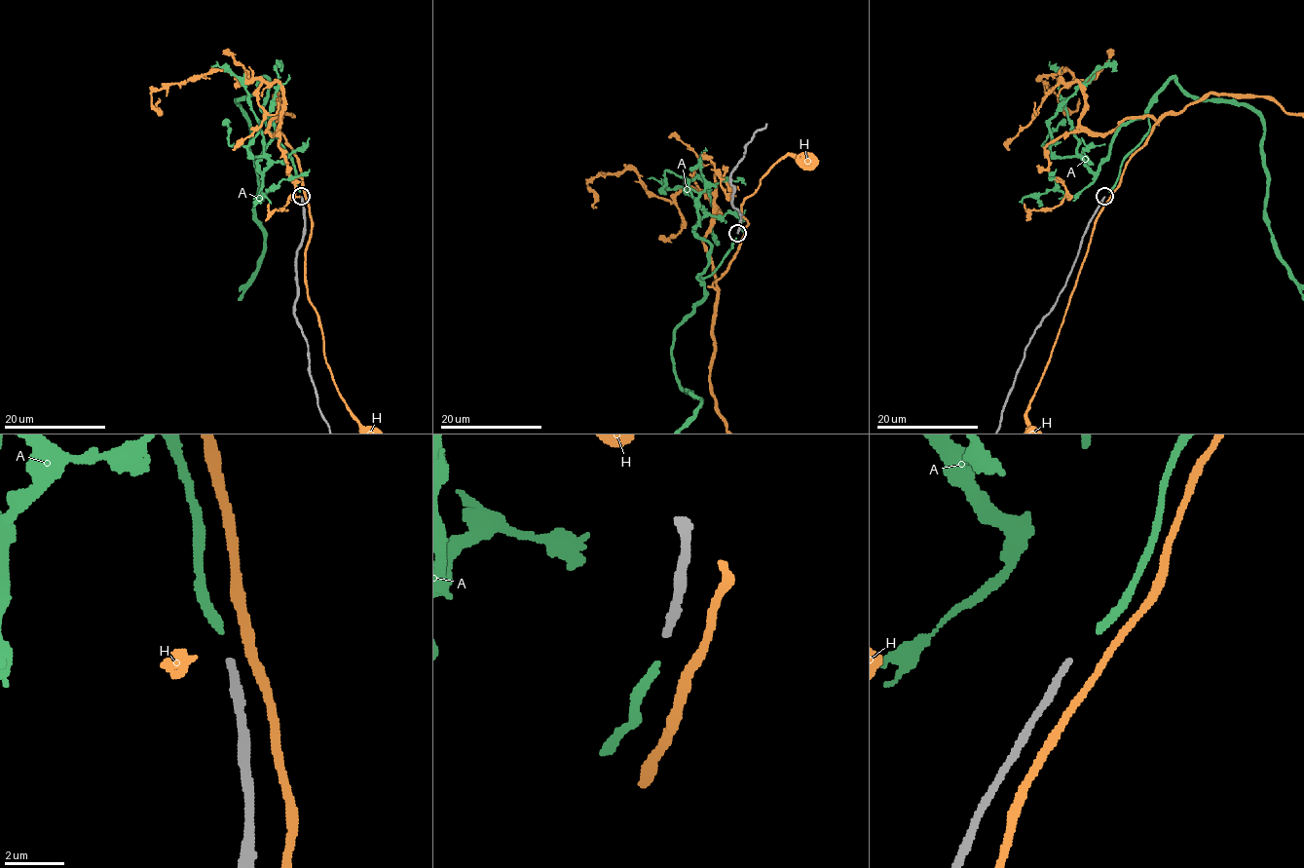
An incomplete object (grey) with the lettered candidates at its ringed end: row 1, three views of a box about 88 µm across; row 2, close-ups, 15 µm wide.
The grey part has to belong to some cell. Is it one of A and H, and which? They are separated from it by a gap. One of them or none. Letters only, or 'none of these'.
A

